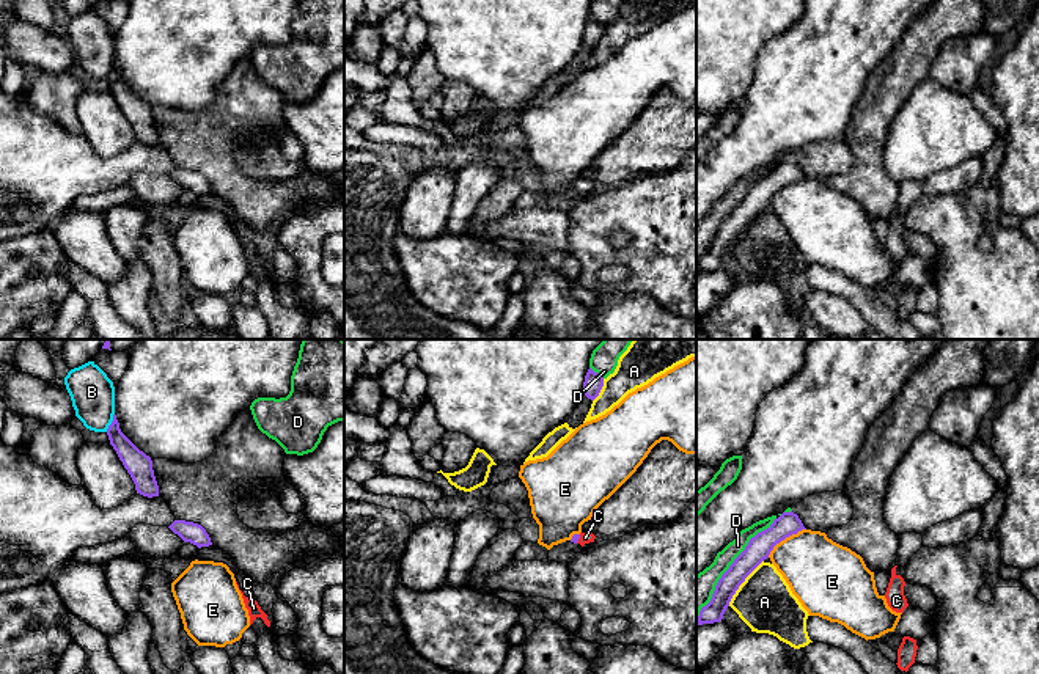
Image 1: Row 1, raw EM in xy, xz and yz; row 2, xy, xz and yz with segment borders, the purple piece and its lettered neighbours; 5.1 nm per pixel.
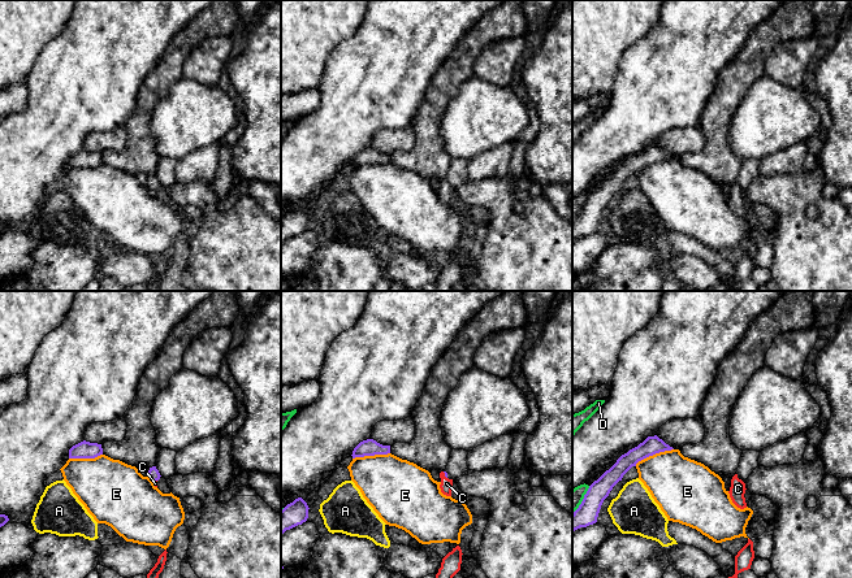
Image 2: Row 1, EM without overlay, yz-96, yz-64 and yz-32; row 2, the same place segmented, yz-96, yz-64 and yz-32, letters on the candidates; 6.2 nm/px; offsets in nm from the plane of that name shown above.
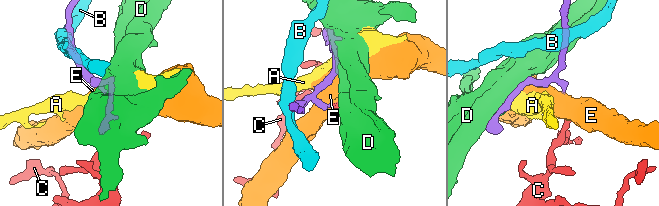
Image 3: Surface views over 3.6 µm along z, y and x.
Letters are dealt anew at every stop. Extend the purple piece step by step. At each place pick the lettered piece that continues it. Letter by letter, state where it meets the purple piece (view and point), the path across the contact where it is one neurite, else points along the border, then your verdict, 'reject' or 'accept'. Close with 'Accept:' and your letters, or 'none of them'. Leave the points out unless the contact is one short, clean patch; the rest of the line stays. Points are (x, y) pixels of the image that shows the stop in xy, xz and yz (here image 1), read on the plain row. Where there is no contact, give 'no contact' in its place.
A: yz (742, 230) | along yz (763, 208), (739, 234), (728, 253) | reject
B: xy (112, 71) | along xy (113, 62), (113, 68), (106, 79) | reject
C: xz (579, 186) | across xz (576, 186), (579, 186), (585, 186) | accept
D: yz (730, 216) | reject
E: yz (785, 186) | reject
Accept: C

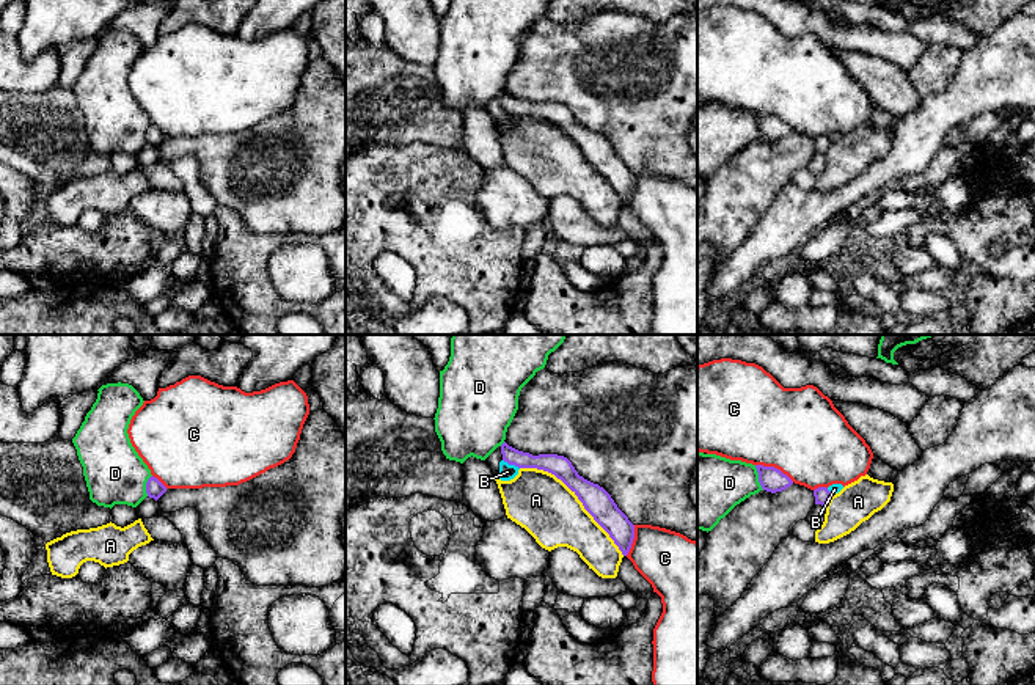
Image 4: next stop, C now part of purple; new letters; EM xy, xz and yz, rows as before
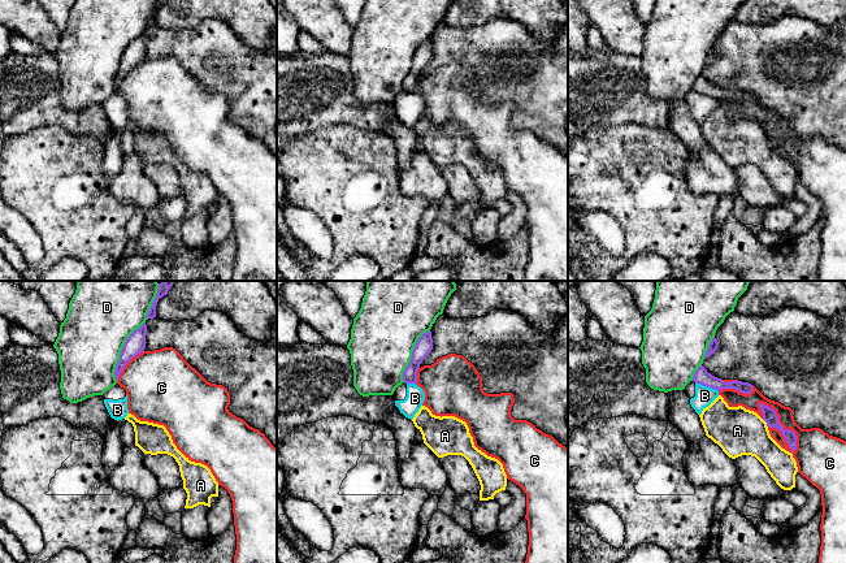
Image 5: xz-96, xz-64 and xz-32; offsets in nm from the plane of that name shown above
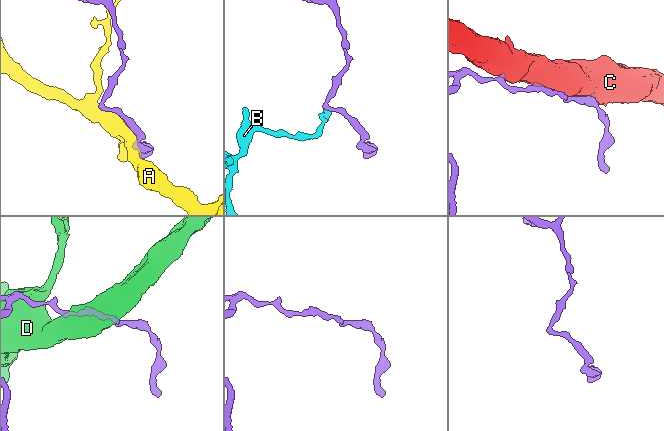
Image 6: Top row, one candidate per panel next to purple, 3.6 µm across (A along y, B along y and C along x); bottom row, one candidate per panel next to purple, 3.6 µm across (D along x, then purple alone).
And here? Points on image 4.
A: xz (578, 146) | reject
B: xz (511, 112) | along xz (503, 107), (519, 117) | reject
C: yz (773, 115) | reject
D: yz (759, 126) | reject
Accept: none of them

